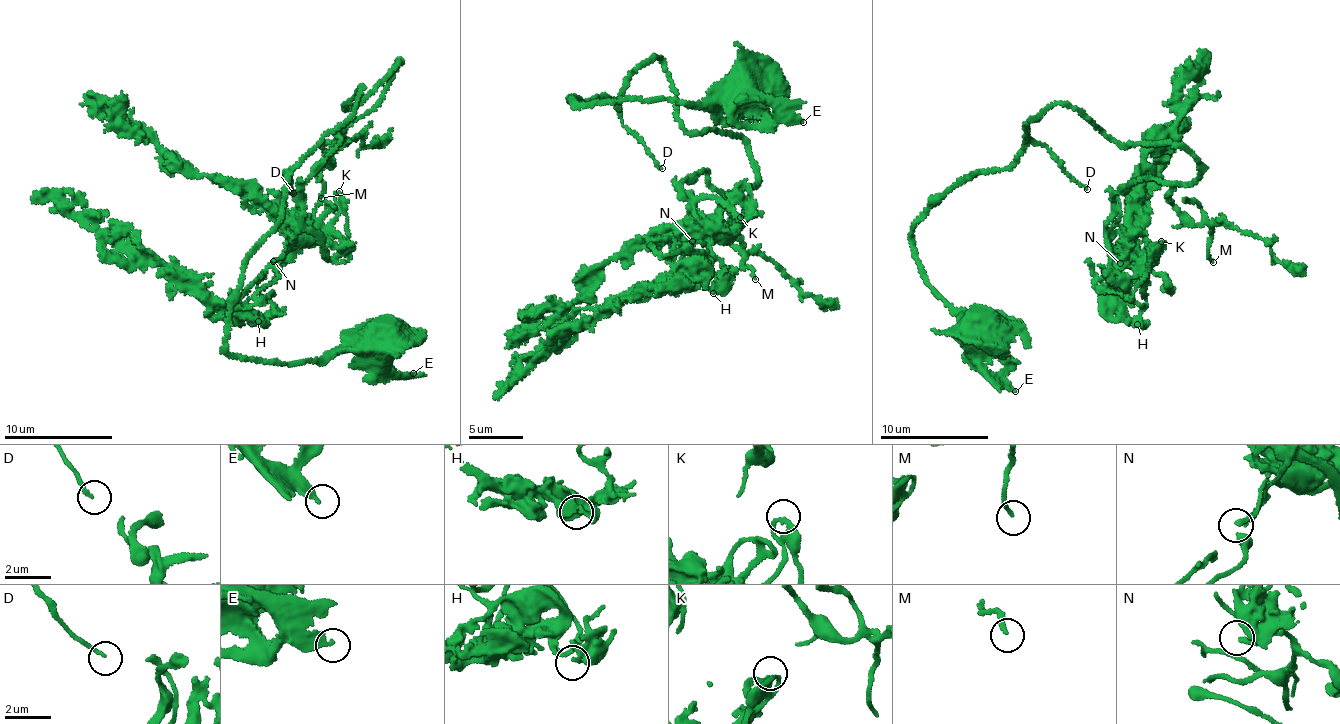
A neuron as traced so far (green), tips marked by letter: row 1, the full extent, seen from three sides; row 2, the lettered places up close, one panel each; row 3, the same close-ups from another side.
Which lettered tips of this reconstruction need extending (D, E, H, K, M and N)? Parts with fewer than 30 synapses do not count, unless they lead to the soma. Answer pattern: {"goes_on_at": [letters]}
{"goes_on_at": ["D", "M"]}

